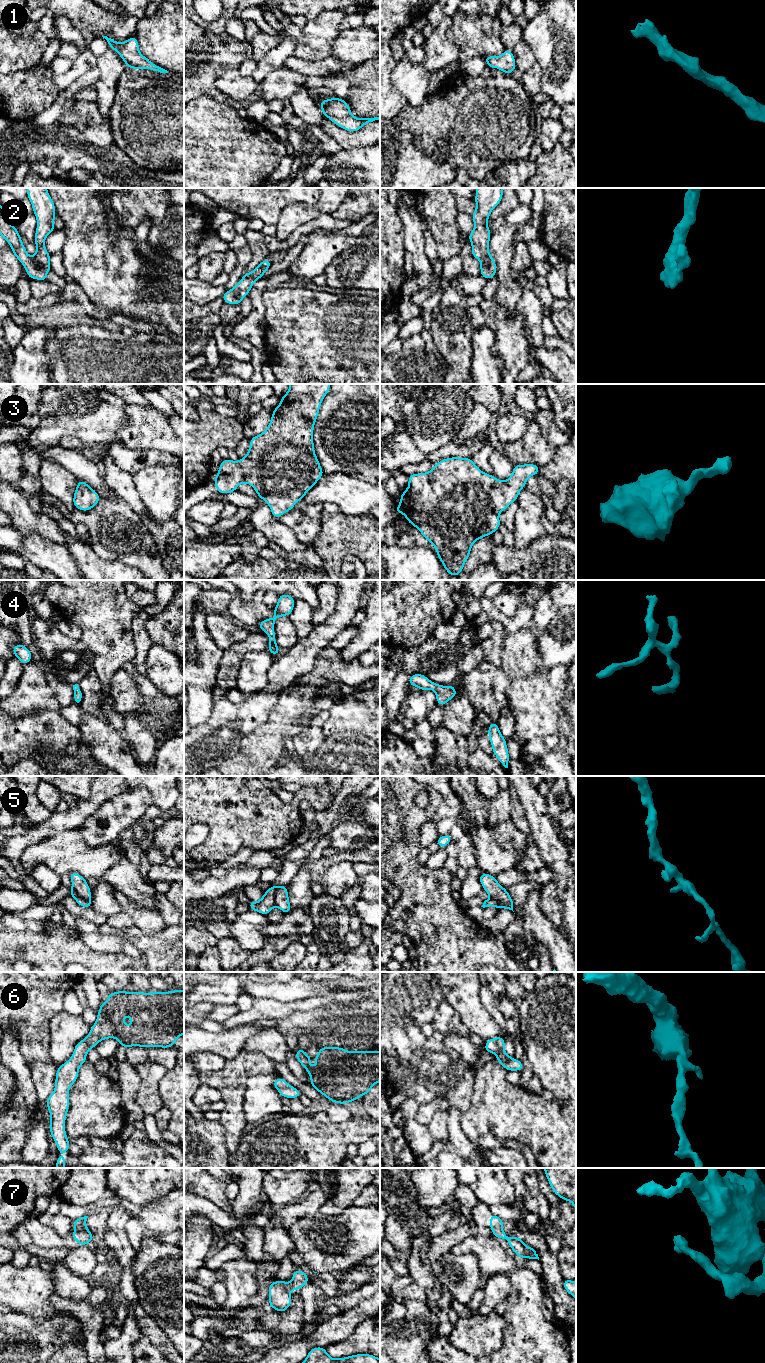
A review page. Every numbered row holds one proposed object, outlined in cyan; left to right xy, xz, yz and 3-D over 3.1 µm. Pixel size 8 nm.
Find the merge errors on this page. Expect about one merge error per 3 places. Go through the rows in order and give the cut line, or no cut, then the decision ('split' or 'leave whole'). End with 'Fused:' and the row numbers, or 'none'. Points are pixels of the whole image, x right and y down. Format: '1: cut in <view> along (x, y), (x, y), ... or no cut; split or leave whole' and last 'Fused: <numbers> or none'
1: no cut; leave whole
2: no cut; leave whole
3: no cut; leave whole
4: no cut; leave whole
5: cut in xy along (71, 888), (82, 898), (90, 900); split
6: no cut; leave whole
7: no cut; leave whole
Fused: 5

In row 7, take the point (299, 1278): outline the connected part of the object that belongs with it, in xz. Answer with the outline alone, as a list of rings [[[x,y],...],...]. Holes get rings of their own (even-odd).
[[[302,1270],[294,1271],[292,1275],[292,1282],[274,1281],[269,1284],[269,1303],[278,1312],[285,1312],[292,1304],[291,1290],[300,1290],[309,1283],[308,1275]]]

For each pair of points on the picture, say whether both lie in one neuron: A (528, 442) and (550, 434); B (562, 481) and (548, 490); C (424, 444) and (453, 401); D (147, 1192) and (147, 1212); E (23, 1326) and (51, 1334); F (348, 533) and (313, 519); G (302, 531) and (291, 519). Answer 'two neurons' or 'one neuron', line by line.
A: two neurons
B: two neurons
C: one neuron
D: two neurons
E: one neuron
F: two neurons
G: one neuron

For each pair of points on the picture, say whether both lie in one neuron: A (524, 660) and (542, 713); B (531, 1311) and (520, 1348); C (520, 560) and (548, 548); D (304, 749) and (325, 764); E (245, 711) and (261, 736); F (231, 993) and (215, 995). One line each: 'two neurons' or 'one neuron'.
A: one neuron
B: one neuron
C: one neuron
D: two neurons
E: two neurons
F: one neuron

